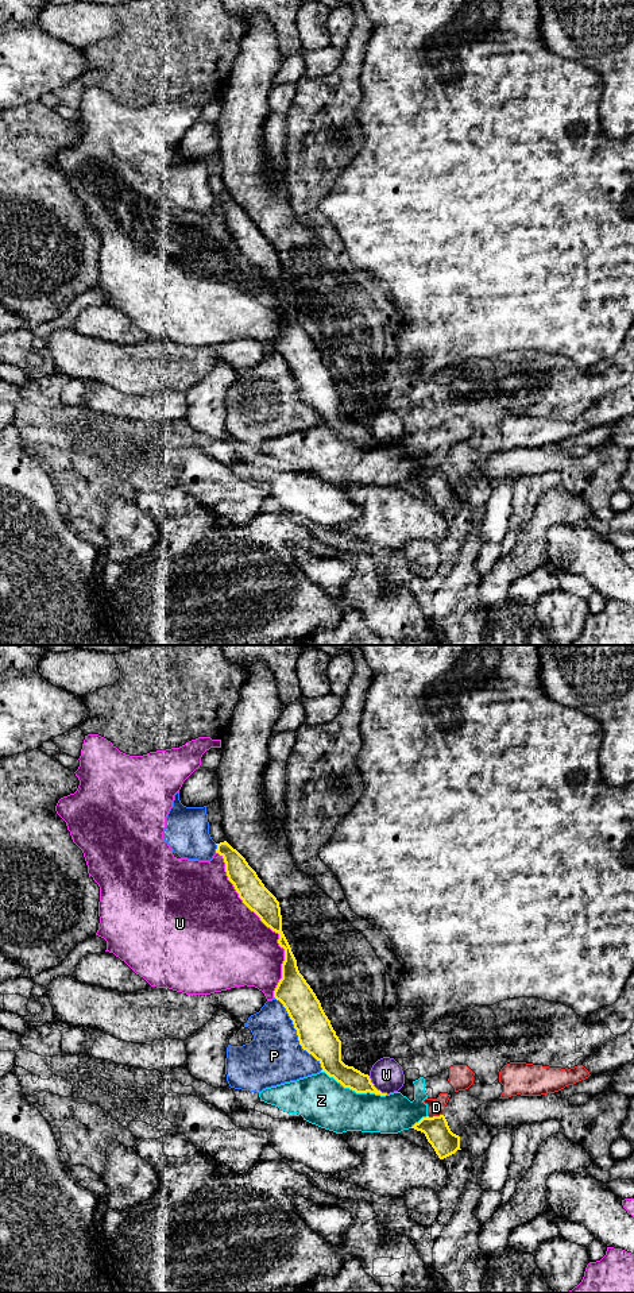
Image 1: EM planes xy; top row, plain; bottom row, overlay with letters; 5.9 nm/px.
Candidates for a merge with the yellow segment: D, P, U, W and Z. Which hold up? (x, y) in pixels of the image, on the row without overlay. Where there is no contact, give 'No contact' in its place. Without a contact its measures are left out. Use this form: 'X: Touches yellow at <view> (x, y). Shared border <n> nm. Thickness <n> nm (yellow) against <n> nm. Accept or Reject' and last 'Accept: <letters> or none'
D: Touches yellow at xy (435, 469). Shared border 100 nm. Thickness 150 nm (yellow) against 110 nm. Reject
P: Touches yellow at xy (297, 386). Shared border 500 nm. Thickness 220 nm (yellow) against 320 nm. Reject
U: Touches yellow at xy (267, 278). Shared border 950 nm. Thickness 160 nm (yellow) against 480 nm. Reject
W: Touches yellow at xy (375, 440). Shared border 160 nm. Thickness 130 nm (yellow) against 200 nm. Reject
Z: Touches yellow at xy (354, 442). Shared border 420 nm. Thickness 140 nm (yellow) against 300 nm. Reject
Accept: none

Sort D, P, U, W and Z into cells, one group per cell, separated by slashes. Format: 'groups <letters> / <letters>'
groups D Z / P / U / W

